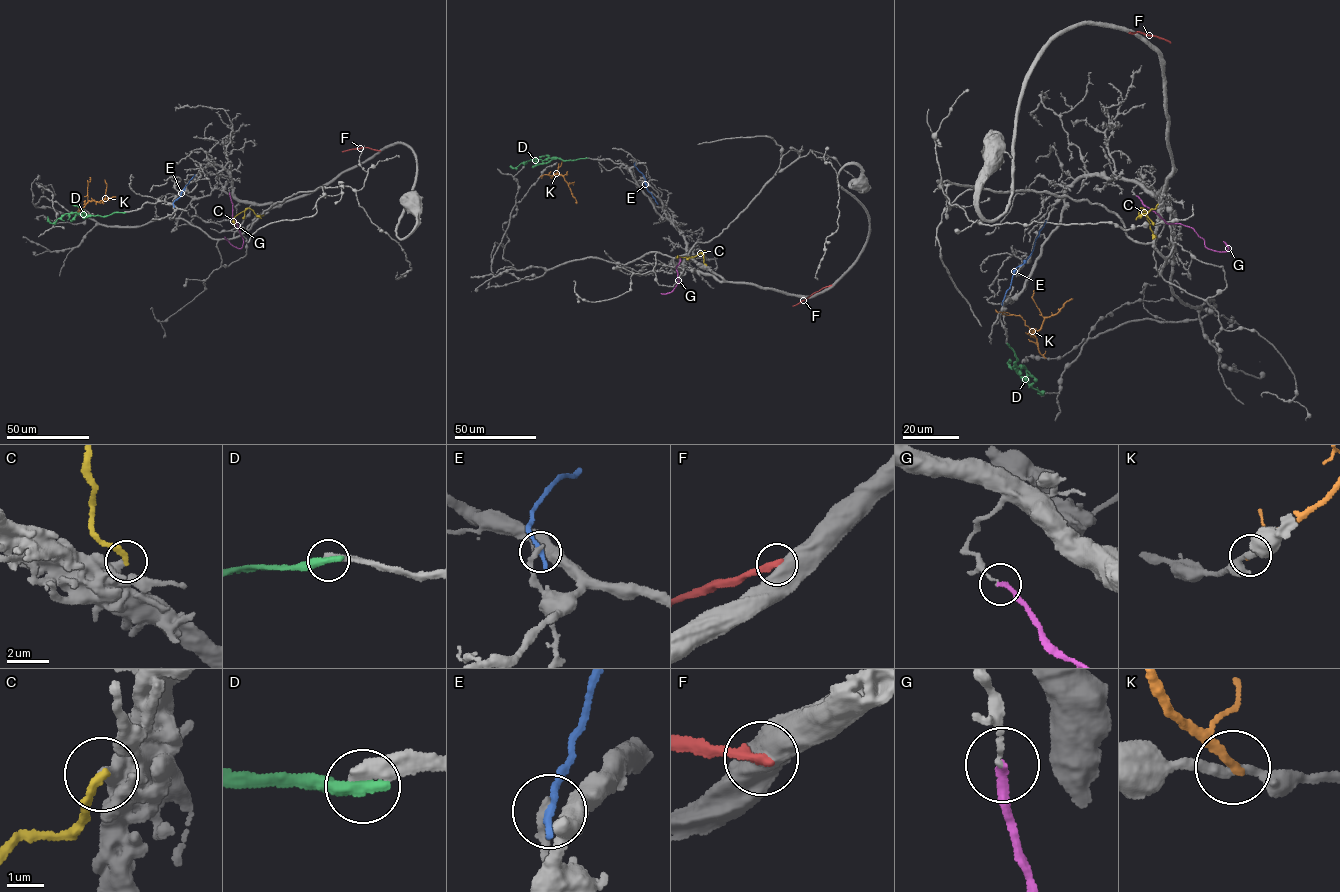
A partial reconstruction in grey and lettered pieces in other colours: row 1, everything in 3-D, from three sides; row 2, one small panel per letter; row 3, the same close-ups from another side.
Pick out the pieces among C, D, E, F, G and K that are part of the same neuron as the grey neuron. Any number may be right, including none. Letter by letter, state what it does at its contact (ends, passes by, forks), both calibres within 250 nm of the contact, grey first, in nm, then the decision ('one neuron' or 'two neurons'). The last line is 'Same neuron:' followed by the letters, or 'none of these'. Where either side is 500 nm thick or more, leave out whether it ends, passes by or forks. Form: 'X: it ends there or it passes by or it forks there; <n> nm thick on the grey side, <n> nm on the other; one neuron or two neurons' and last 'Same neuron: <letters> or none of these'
C: it ends there; 380 nm thick on the grey side, 240 nm on the other; two neurons
D: it ends there; 400 nm thick on the grey side, 420 nm on the other; two neurons
E: it ends there; 260 nm thick on the grey side, 260 nm on the other; two neurons
F: 750 nm thick on the grey side, 320 nm on the other; two neurons
G: it ends there; 110 nm thick on the grey side, 240 nm on the other; two neurons
K: it ends there; 240 nm thick on the grey side, 240 nm on the other; two neurons
Same neuron: none of these

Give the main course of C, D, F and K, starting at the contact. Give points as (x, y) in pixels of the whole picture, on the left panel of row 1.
C: (263, 215), (256, 215), (247, 208), (234, 218), (234, 223)
D: (124, 212), (84, 217), (76, 212), (66, 213), (51, 223), (47, 216)
F: (380, 150), (361, 147), (342, 151)
K: (78, 212), (88, 201), (100, 203), (105, 198), (115, 197)

